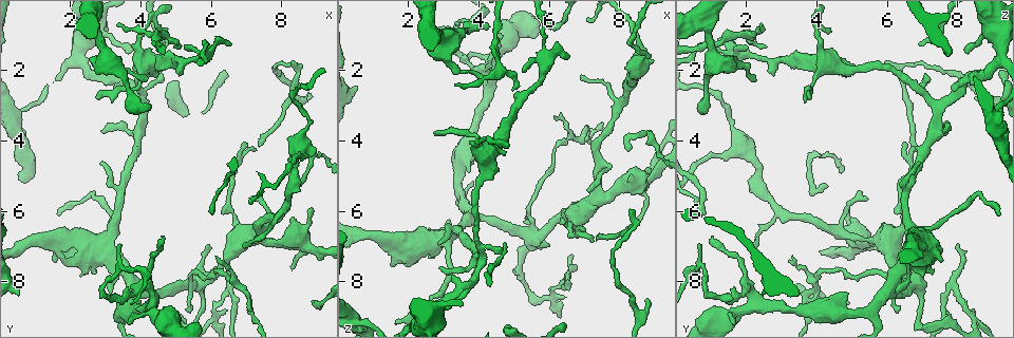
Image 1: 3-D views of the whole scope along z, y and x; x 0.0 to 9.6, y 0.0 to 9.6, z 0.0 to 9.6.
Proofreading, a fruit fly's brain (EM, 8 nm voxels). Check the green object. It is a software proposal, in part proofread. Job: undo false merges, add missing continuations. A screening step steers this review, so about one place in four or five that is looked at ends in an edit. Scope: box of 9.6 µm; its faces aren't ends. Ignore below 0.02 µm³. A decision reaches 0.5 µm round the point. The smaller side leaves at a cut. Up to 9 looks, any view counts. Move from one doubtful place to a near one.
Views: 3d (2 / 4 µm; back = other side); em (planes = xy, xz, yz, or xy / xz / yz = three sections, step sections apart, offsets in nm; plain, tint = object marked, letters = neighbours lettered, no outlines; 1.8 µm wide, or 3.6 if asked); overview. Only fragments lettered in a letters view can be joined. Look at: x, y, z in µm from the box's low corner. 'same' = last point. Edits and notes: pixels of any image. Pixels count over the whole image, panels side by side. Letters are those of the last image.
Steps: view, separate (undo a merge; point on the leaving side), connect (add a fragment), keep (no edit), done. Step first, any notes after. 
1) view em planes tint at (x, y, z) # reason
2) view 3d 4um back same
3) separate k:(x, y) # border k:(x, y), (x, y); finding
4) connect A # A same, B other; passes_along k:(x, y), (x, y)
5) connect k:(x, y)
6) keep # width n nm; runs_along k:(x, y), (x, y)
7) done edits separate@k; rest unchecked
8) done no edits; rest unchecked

view em xz step 16 tint at (4.55, 2.10, 7.05) # an open end

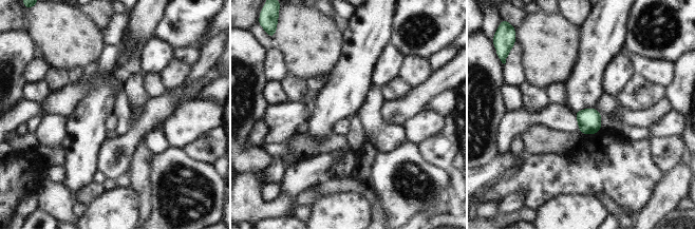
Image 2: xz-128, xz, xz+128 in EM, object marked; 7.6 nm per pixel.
view em planes letters same # another direction

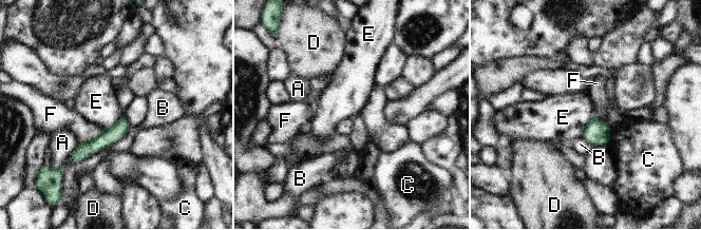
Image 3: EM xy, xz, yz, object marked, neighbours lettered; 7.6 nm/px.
keep # longest_contact B 500 nm; A other, B other, C other, D other, E other, F other; no lettered fragment goes on from it

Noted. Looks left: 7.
view em xy step 4 letters at (7.10, 5.70, 5.45) # free end

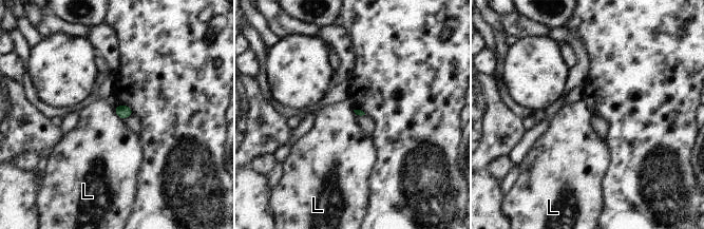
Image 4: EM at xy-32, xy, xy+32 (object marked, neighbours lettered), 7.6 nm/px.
keep # L other; border 4:(113, 107), (116, 114), (122, 119); none of them fits

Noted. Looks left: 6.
view 3d 2um at (3.10, 8.35, 6.25) # branch stops here

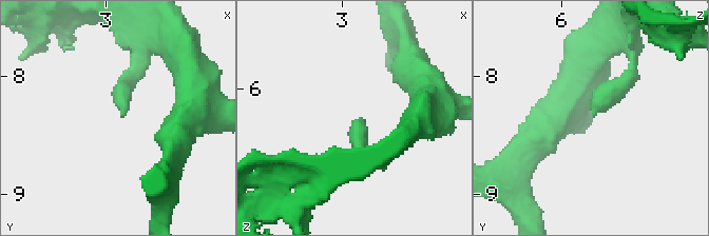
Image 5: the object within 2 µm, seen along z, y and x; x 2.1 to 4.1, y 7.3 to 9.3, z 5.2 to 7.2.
view em planes letters at (3.14, 8.34, 6.26) # shape alone is not enough

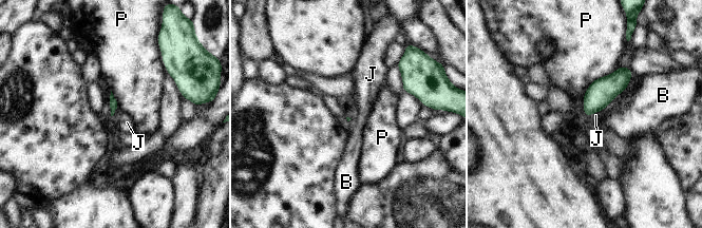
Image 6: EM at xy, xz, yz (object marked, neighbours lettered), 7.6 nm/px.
keep # B other, J other, P other; border 6:(600, 111), (594, 111), (589, 116); no lettered fragment goes on from it

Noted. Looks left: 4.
view 3d 4um at (4.70, 6.85, 1.05) # tapers out

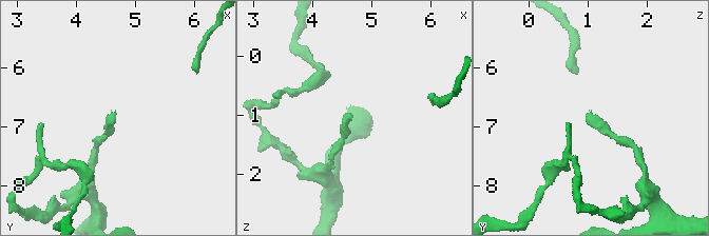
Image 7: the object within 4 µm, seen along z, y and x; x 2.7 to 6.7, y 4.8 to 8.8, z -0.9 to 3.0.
view em planes letters at (4.65, 6.85, 1.05) # need the tissue

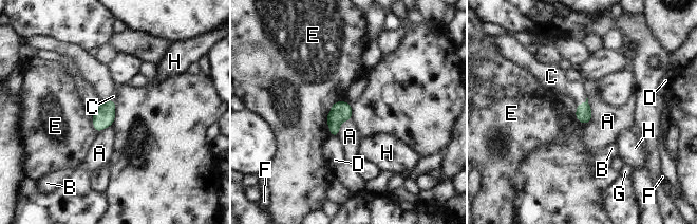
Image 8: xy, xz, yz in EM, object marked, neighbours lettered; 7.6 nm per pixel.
connect C # width 120 nm; A other, B other, C same, D other, E other, F other, G other, H other; passes_along 8:(583, 113), (583, 103), (558, 82); it goes on there

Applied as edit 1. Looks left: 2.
done edits connect@8; rest unchecked

